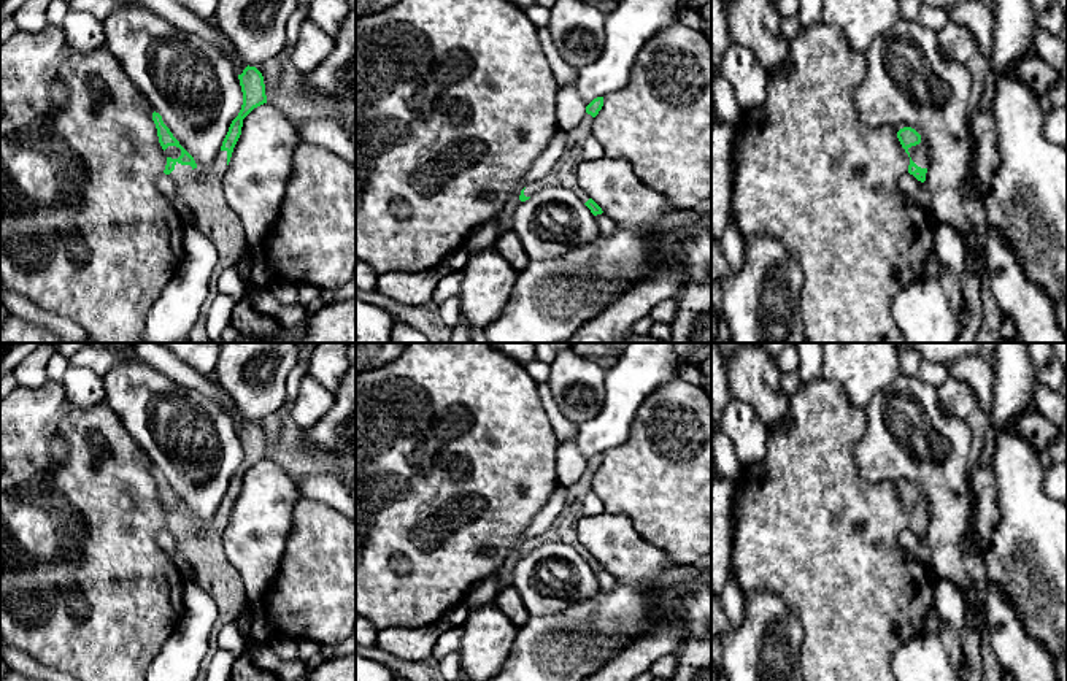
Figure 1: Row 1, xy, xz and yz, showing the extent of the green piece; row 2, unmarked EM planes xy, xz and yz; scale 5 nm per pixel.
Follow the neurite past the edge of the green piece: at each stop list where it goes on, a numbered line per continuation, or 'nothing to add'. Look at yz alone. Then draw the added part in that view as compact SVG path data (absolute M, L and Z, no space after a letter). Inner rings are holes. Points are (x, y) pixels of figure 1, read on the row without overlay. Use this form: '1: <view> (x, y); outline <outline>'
1: yz (918, 510); outline M921 500L908 503L908 508L918 522L927 524L927 506Z

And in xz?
1: xz (564, 529); outline M586 468L581 479L567 487L564 510L545 533L524 544L526 552L532 552L546 543L567 543L575 548L583 559L589 556L589 551L578 540L576 524L583 517L583 498L589 491L592 491L592 479L594 473Z

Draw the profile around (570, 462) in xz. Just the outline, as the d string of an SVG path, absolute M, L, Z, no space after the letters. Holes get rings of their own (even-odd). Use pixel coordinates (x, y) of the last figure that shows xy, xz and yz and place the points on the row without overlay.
M575 438L557 444L557 483L568 487L578 483L586 471L586 460Z

